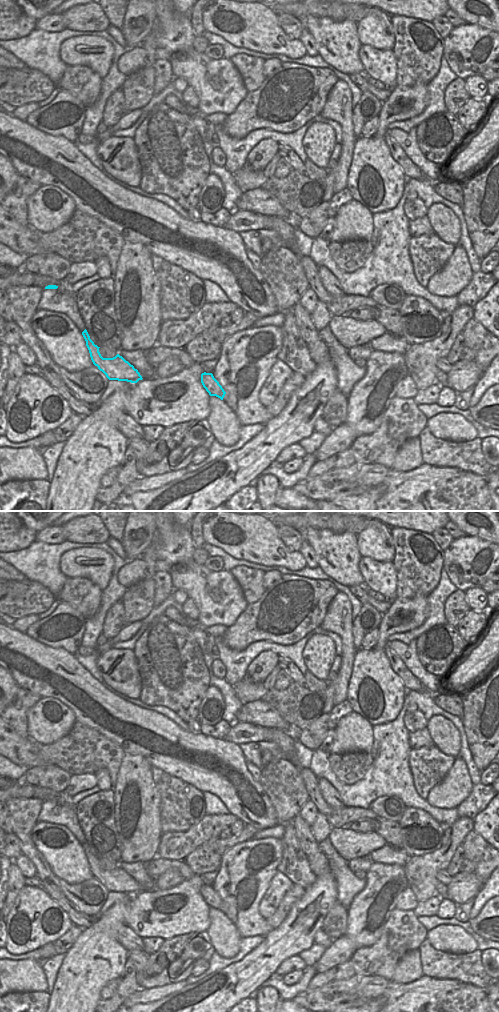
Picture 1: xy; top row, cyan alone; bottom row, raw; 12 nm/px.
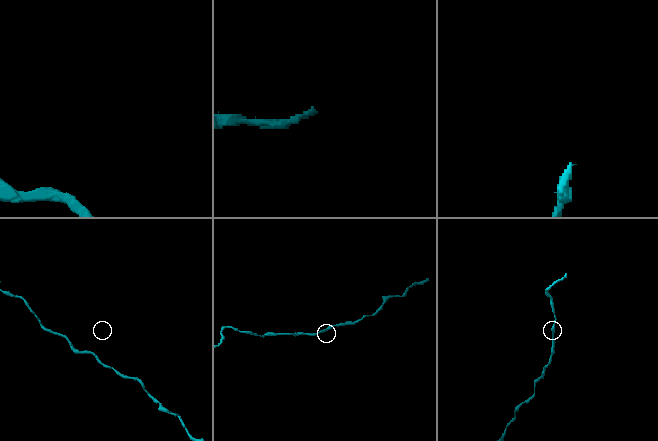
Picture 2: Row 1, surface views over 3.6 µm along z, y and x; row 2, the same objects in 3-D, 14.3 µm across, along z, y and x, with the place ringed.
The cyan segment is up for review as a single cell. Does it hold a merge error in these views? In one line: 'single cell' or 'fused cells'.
single cell

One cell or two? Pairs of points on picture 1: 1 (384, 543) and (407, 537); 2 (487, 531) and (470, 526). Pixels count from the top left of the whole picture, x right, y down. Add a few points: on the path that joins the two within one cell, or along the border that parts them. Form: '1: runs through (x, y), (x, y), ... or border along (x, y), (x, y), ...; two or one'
1: border along (389, 528), (394, 549), (393, 561); two
2: runs through (483, 528), (474, 526); one

